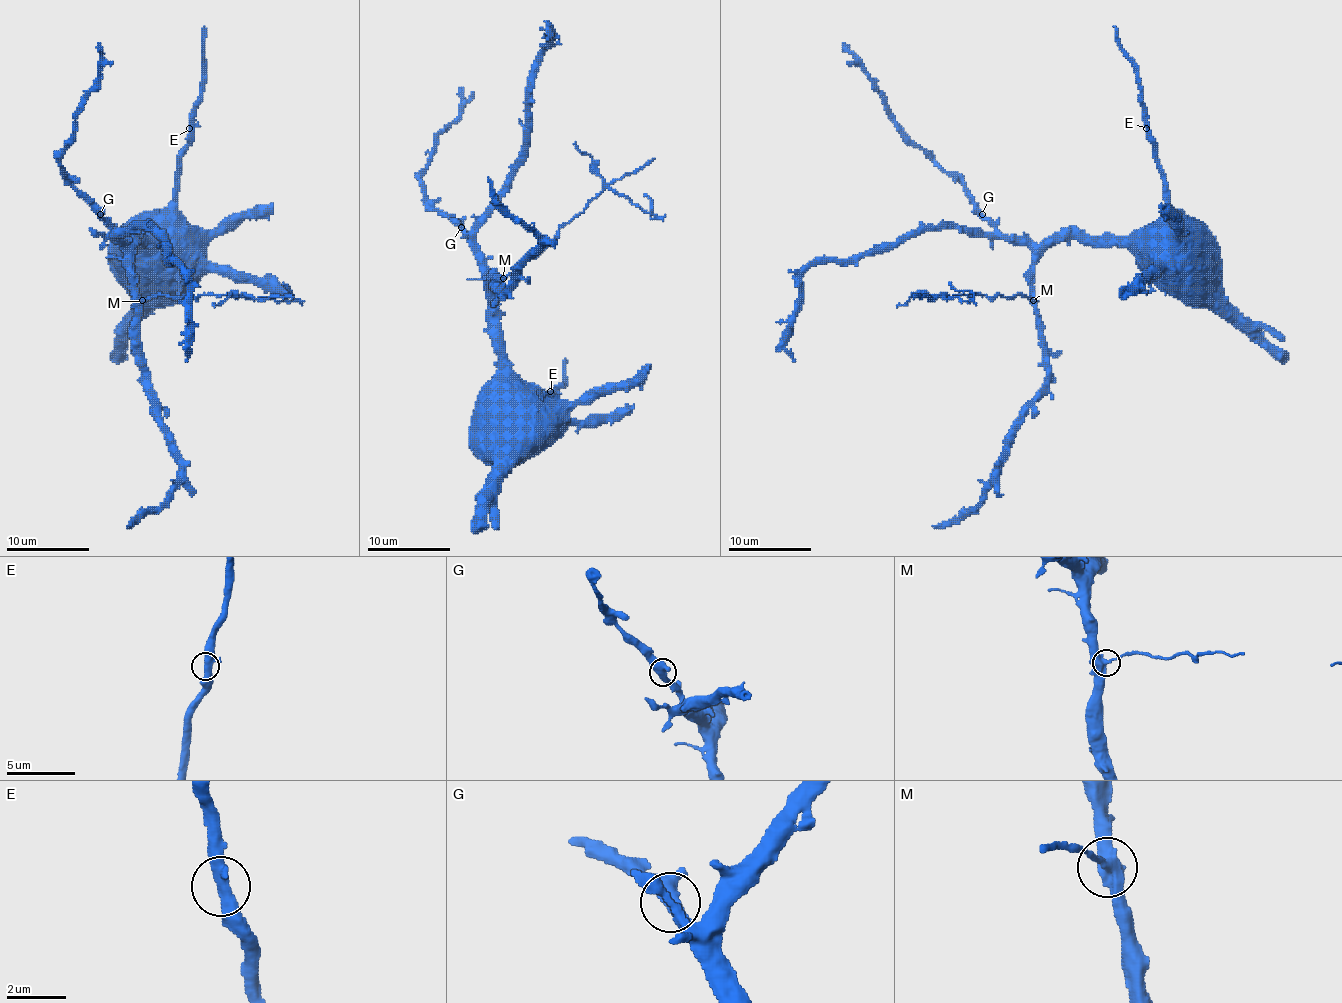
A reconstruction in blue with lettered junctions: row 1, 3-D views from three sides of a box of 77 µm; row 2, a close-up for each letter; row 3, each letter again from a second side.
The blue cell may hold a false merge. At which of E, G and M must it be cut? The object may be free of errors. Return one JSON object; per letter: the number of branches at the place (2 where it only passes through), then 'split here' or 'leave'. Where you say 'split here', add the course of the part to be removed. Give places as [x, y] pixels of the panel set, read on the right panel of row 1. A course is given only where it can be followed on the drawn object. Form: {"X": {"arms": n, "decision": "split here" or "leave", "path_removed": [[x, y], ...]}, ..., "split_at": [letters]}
{"E": {"arms": 3, "decision": "leave"}, "G": {"arms": 3, "decision": "leave"}, "M": {"arms": 3, "decision": "split here", "path_removed": [[1032, 301], [1015, 295], [943, 297], [949, 299], [972, 299], [972, 293], [957, 291], [949, 282]]}, "split_at": ["M"]}

